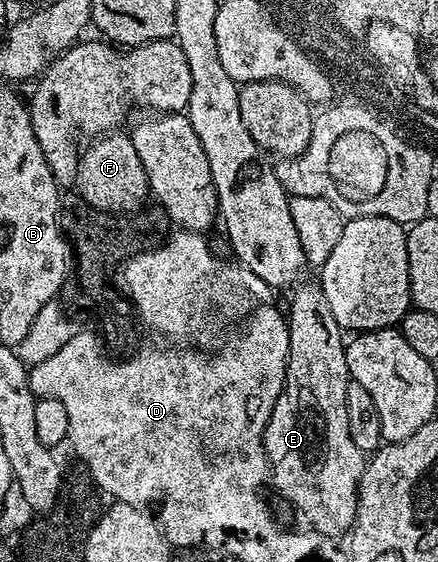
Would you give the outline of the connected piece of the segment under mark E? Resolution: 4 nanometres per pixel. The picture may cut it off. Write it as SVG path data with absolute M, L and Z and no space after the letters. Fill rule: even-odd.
M303 280L301 283L293 286L292 292L294 294L290 297L290 313L288 309L290 358L288 359L288 367L286 368L286 384L282 386L278 398L278 408L271 415L270 422L266 424L266 435L264 438L266 460L269 468L272 470L272 485L275 485L292 504L299 505L302 508L303 515L314 524L311 526L319 533L339 535L338 533L342 532L345 534L354 524L354 517L358 513L362 474L366 472L367 462L364 460L364 454L360 451L360 447L356 447L356 443L352 443L352 431L348 431L348 403L346 400L348 399L348 387L351 380L348 363L346 362L347 342L344 340L344 330L336 323L336 319L332 315L332 307L328 307L328 299L324 295L321 284L317 280L305 281Z

